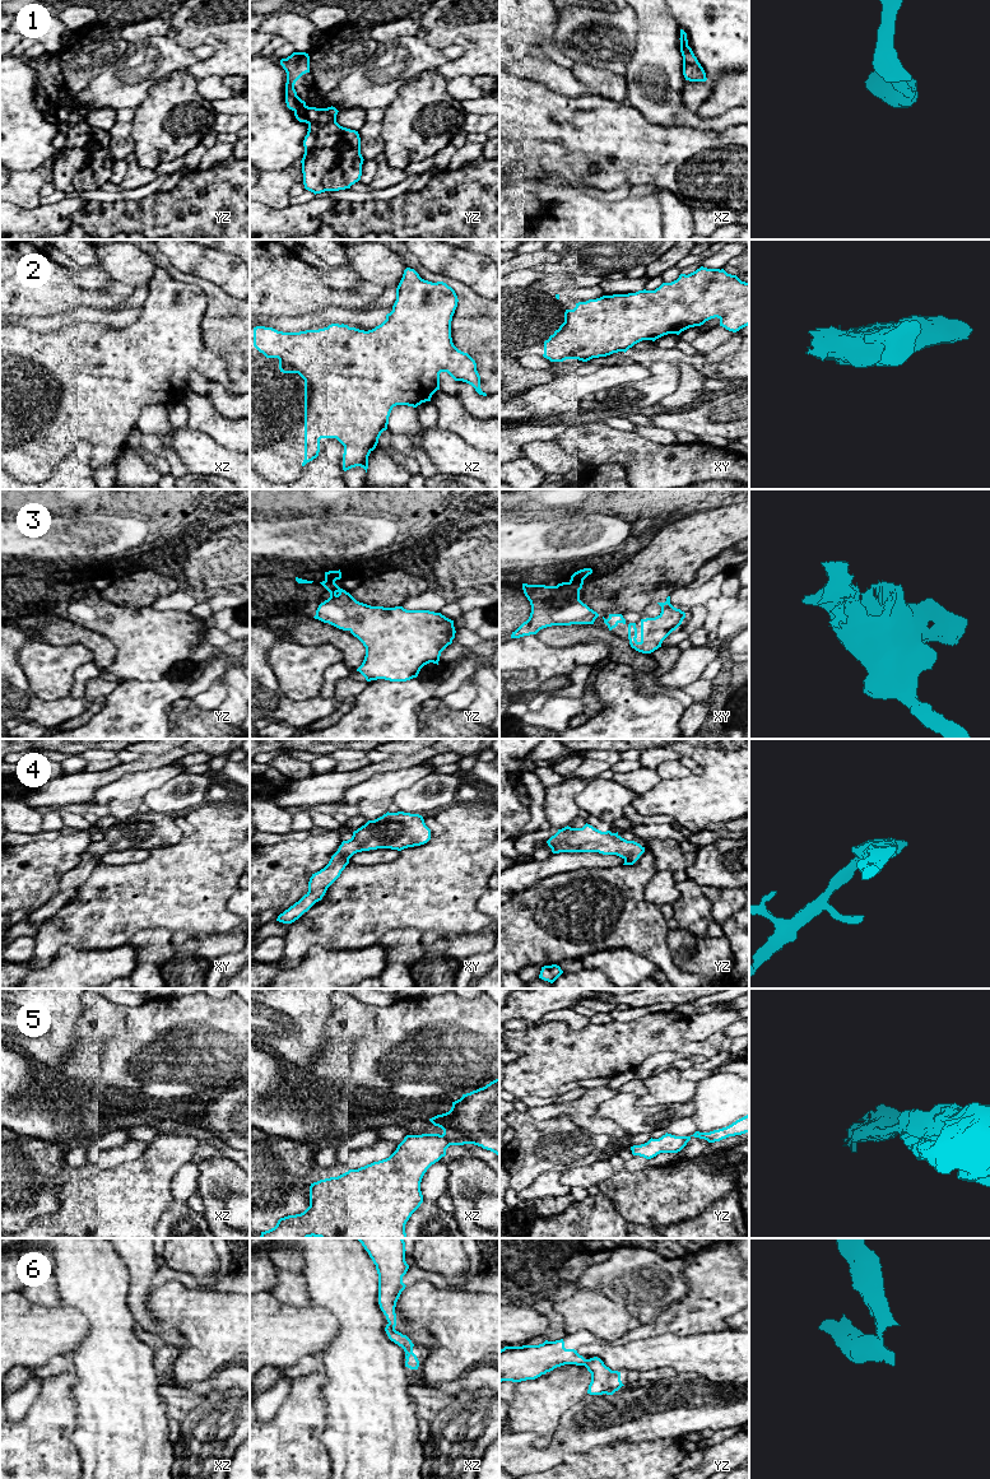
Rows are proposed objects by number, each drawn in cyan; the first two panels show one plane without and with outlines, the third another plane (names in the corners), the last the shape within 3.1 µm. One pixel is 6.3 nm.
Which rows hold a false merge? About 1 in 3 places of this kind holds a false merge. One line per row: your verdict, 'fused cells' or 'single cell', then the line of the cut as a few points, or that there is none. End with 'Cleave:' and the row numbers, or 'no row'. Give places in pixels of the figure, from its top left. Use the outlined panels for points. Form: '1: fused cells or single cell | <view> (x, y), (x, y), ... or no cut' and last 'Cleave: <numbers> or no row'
1: single cell | no cut
2: single cell | no cut
3: fused cells | xy (582, 580), (572, 580), (570, 582)
4: single cell | no cut
5: single cell | no cut
6: fused cells | xz (389, 1322), (394, 1328)
Cleave: 3, 6

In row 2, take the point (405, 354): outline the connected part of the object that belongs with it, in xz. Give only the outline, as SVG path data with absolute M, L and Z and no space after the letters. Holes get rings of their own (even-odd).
M410 268L404 270L403 278L396 288L396 301L392 311L386 315L386 320L372 330L364 331L348 325L331 324L327 327L319 330L306 330L299 332L283 332L273 327L256 326L254 327L254 347L266 358L278 358L279 369L283 373L298 373L305 380L305 460L302 466L319 456L321 438L336 438L344 446L343 470L361 466L368 469L368 456L376 448L378 438L387 429L389 417L394 406L408 405L417 408L422 403L431 401L432 395L440 390L440 373L447 372L455 381L463 381L471 385L479 395L487 396L480 389L480 376L477 371L475 361L468 354L459 350L451 338L451 321L457 307L457 296L455 290L443 282L432 283L424 280L419 274Z

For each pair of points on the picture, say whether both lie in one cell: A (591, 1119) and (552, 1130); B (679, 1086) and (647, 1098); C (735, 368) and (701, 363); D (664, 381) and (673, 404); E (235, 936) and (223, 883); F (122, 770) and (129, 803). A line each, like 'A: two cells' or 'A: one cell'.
A: two cells
B: one cell
C: one cell
D: two cells
E: two cells
F: two cells

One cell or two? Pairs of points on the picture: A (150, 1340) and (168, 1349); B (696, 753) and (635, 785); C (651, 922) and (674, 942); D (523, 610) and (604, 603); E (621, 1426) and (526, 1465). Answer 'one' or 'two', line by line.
A: one
B: two
C: two
D: one
E: one

